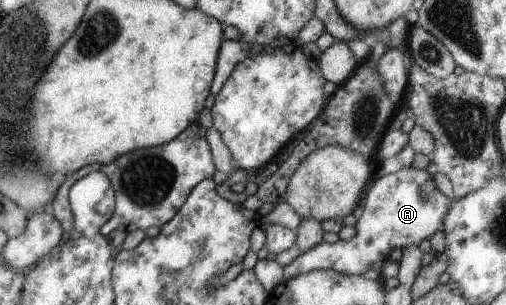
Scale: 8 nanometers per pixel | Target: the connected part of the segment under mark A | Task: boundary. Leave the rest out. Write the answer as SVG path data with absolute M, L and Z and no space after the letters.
M403 167L394 174L376 180L365 195L362 210L357 213L356 235L340 239L335 244L315 245L294 262L283 268L284 281L317 270L335 270L347 275L363 275L376 263L383 263L395 248L408 249L429 241L436 232L443 231L452 204L444 196L427 170Z

